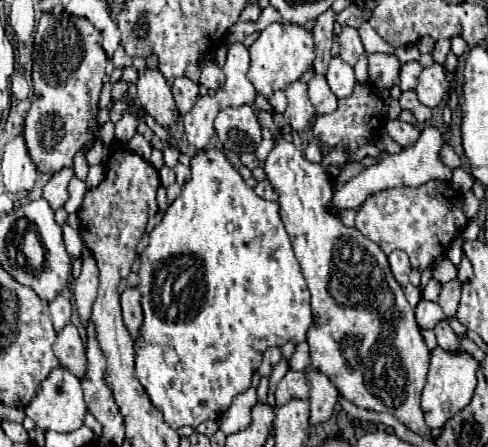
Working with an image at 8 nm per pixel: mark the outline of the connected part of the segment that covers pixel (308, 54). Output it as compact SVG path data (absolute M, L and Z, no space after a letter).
M273 22L265 30L261 30L259 38L249 48L251 66L247 78L253 82L255 90L265 98L271 98L273 92L285 90L291 82L299 80L313 64L313 34L295 24L279 24Z

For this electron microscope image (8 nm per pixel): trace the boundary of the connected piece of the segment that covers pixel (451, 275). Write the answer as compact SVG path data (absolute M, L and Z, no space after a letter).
M445 256L437 262L437 266L433 268L433 280L437 280L441 286L447 284L449 280L457 278L457 268L451 264L451 260Z

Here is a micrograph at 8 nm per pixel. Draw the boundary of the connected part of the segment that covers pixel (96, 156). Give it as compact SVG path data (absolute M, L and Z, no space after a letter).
M97 140L97 144L87 150L87 162L89 162L91 166L93 166L93 164L101 164L101 162L107 158L107 154L109 154L109 148L107 148L101 140Z

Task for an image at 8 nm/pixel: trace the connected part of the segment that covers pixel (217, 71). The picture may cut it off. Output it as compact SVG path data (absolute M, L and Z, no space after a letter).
M211 62L209 66L205 66L201 70L201 78L199 78L201 86L205 86L209 90L219 90L223 86L223 82L225 82L225 76L223 76L221 68L215 66L215 62Z

